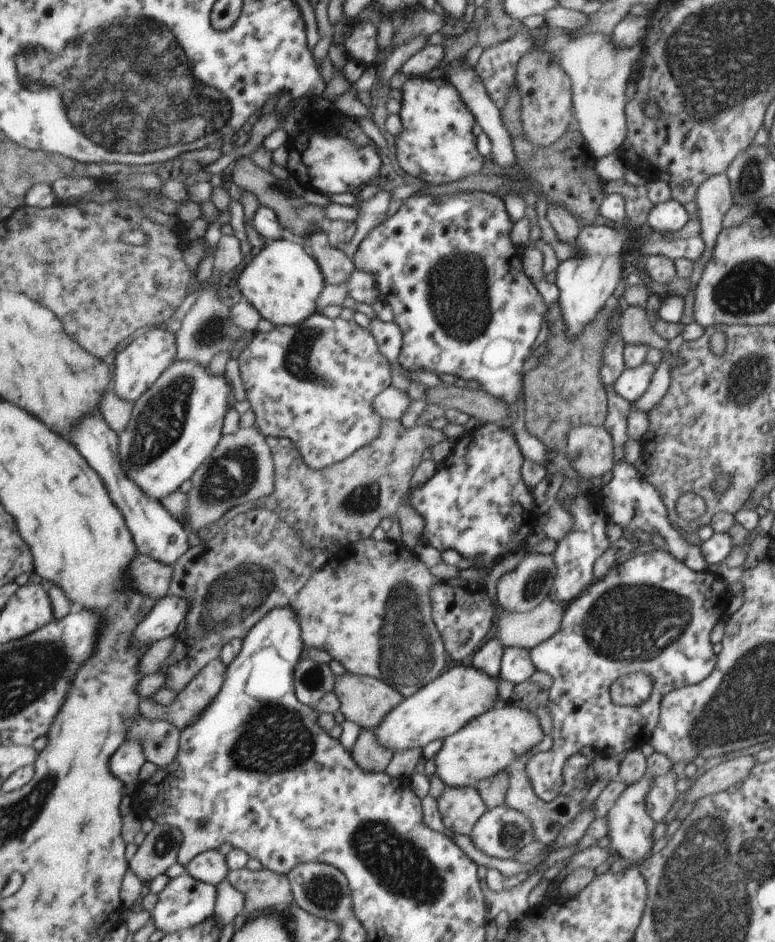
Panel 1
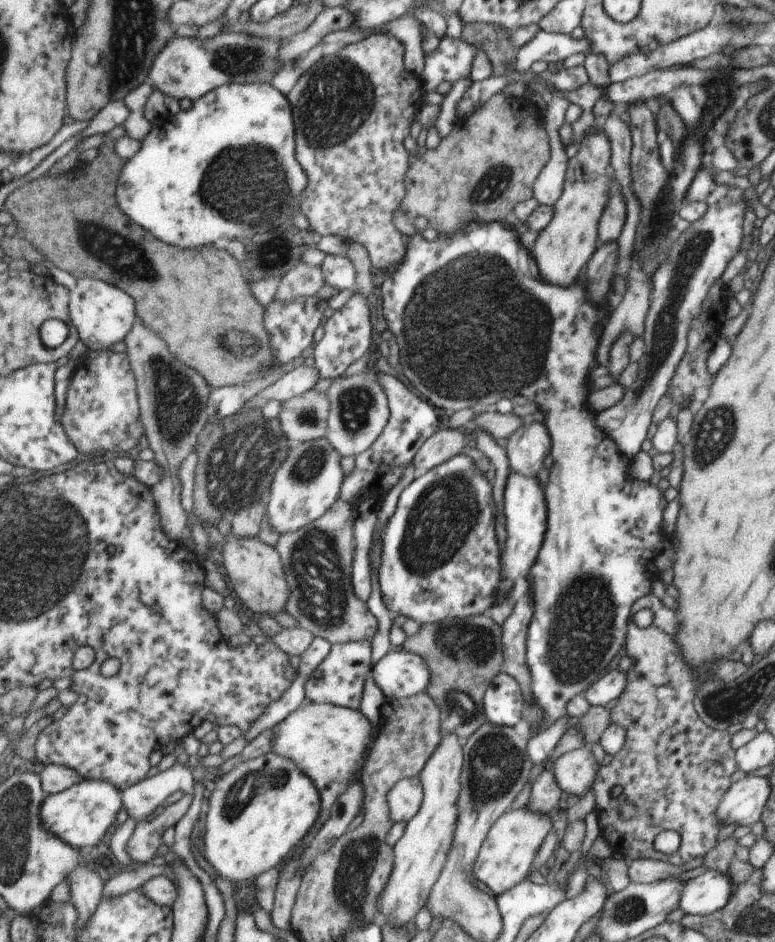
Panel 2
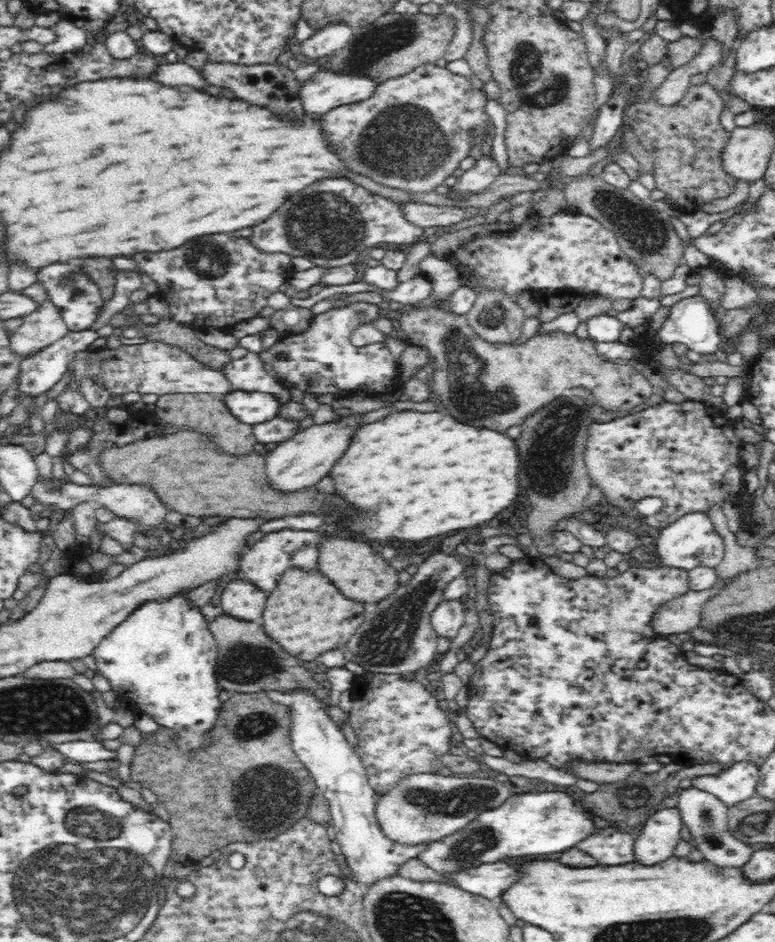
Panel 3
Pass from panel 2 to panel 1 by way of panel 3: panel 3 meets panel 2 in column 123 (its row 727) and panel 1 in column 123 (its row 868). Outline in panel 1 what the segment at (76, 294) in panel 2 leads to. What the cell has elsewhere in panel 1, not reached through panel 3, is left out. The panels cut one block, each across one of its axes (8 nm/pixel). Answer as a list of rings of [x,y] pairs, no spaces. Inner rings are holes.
[[[153,328],[138,336],[115,357],[114,391],[126,401],[137,402],[172,366],[178,355],[176,334],[166,328]]]

